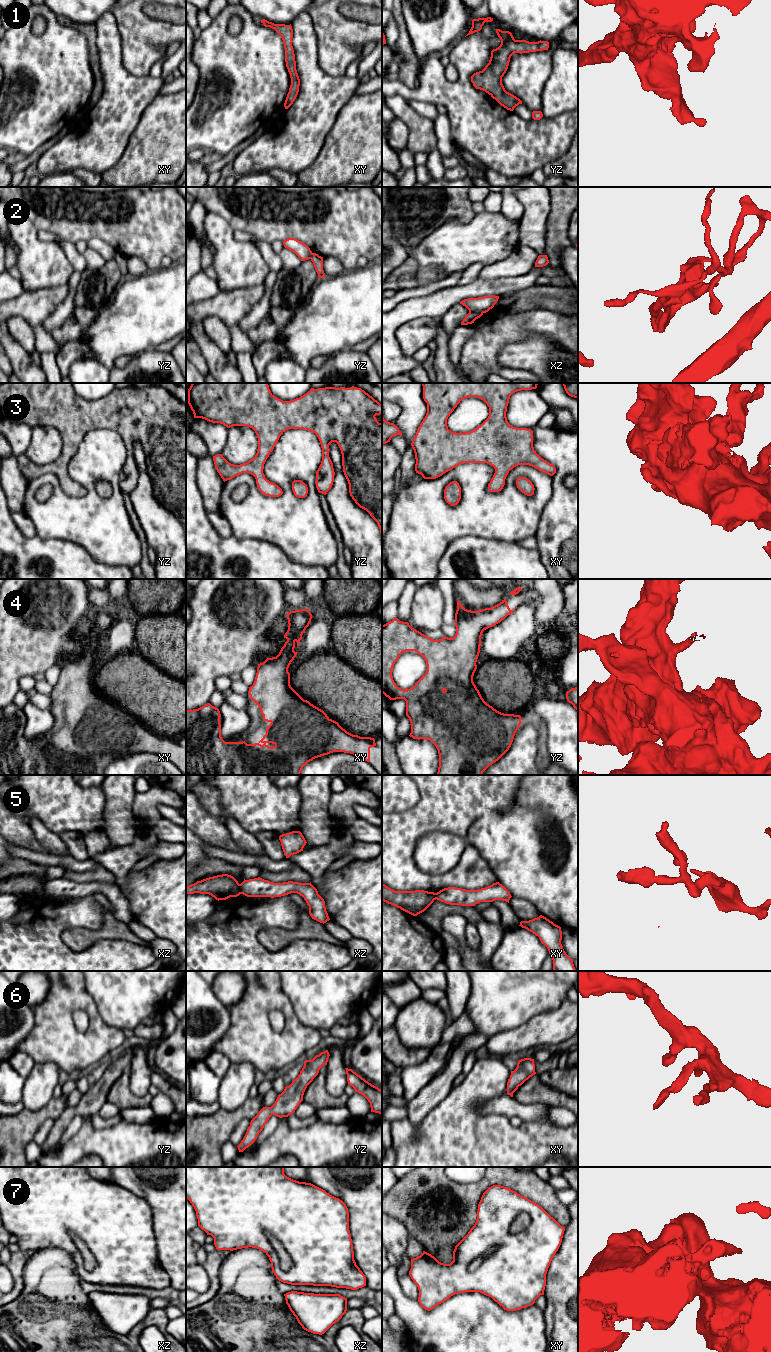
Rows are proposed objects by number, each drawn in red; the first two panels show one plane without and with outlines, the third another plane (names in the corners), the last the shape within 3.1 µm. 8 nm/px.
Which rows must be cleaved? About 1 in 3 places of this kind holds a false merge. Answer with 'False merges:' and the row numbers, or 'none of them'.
False merges: 2, 5, 7

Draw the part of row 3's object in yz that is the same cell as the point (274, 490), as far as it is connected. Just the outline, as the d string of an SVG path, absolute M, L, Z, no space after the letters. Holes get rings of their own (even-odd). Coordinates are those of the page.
M192 383L188 389L188 404L194 418L220 423L227 428L248 426L255 431L258 449L254 458L247 463L234 465L222 454L217 454L213 456L213 461L224 482L242 473L249 473L255 477L259 491L265 496L279 497L283 494L278 485L265 478L263 469L269 454L286 430L309 430L318 437L322 461L316 472L315 484L318 492L324 495L334 482L335 472L329 457L329 445L336 442L341 450L350 496L377 522L382 536L382 423L375 417L382 414L382 404L364 390L354 386L311 388L299 398L283 401L271 393L268 383Z

